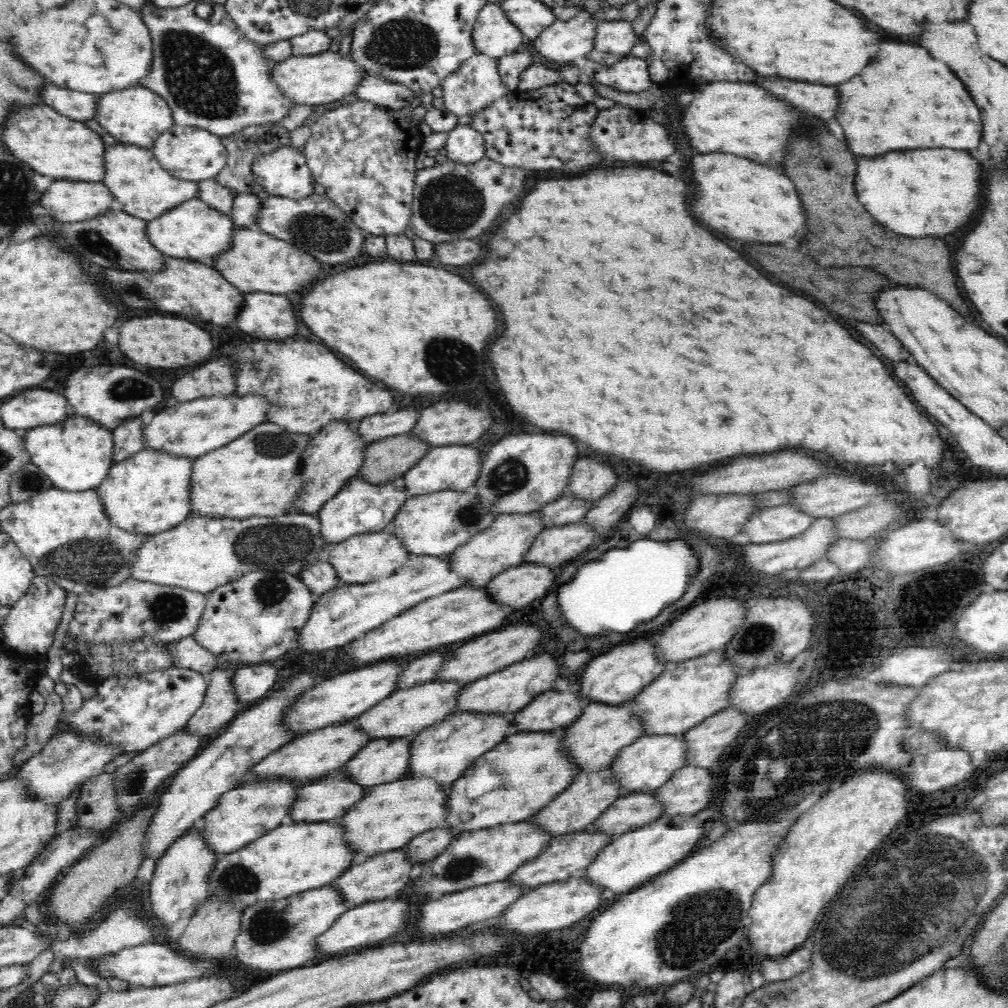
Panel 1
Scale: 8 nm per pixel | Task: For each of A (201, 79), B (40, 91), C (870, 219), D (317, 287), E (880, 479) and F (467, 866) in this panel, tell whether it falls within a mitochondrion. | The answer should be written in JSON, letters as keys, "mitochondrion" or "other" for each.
{"A":"mitochondrion","B":"other","C":"other","D":"other","E":"other","F":"mitochondrion"}

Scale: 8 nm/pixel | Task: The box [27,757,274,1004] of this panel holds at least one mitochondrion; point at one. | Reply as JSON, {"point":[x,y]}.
{"point":[236,879]}

